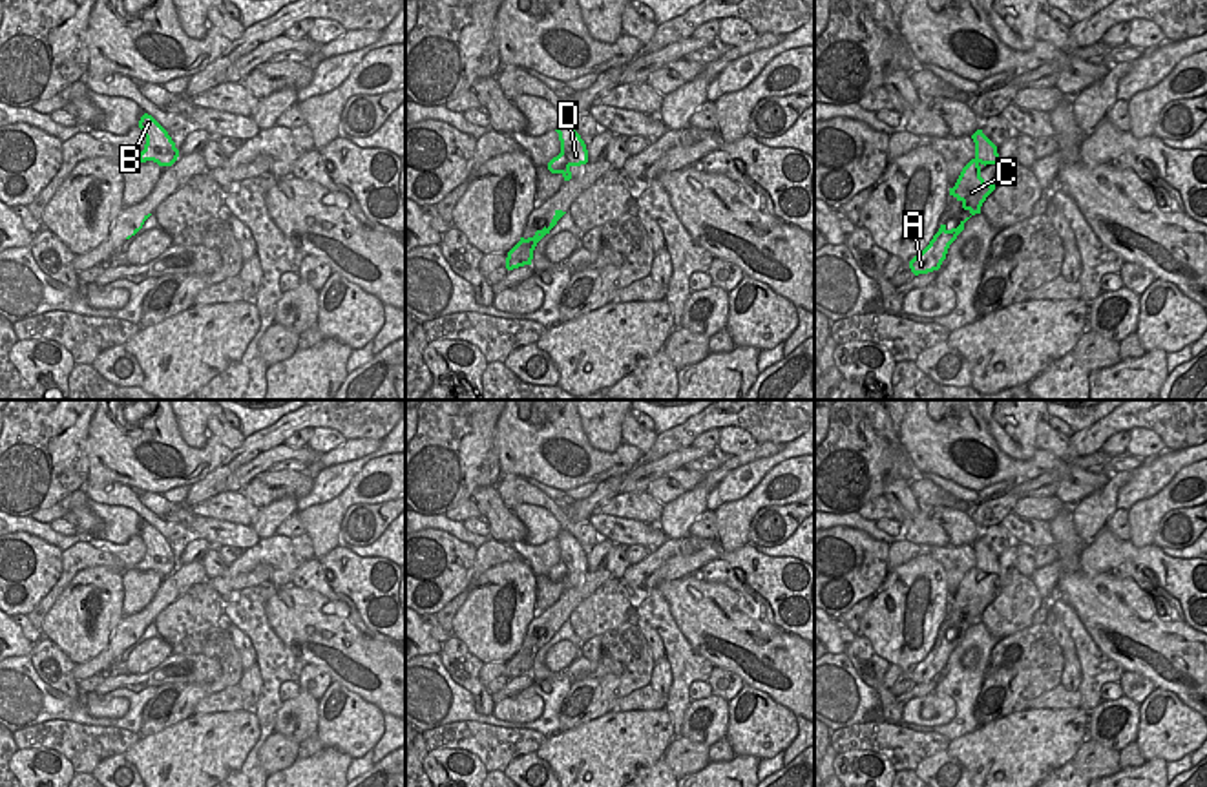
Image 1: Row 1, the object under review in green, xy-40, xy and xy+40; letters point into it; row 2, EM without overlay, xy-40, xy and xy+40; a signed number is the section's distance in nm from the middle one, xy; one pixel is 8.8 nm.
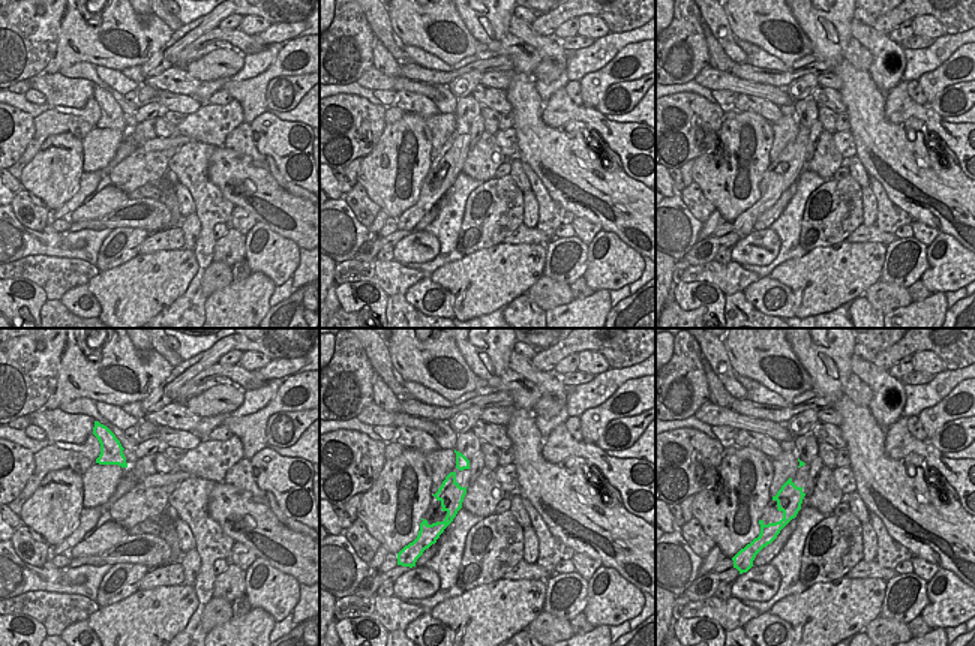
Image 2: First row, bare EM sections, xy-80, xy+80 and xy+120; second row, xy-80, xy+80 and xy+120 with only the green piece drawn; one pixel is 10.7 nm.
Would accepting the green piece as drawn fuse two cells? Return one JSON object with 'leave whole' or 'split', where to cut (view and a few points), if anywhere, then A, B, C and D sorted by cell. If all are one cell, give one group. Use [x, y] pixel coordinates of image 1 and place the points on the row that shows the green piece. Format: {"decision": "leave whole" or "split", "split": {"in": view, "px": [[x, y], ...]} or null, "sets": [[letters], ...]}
{"decision": "leave whole", "split": null, "sets": [["A", "B", "C", "D"]]}

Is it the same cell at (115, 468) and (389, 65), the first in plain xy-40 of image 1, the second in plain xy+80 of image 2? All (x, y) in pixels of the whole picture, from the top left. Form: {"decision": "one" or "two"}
{"decision": "two"}

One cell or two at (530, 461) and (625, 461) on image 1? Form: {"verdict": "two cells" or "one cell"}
{"verdict": "one cell"}

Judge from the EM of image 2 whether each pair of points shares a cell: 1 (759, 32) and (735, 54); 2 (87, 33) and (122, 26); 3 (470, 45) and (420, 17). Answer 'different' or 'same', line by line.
1: different
2: same
3: same

